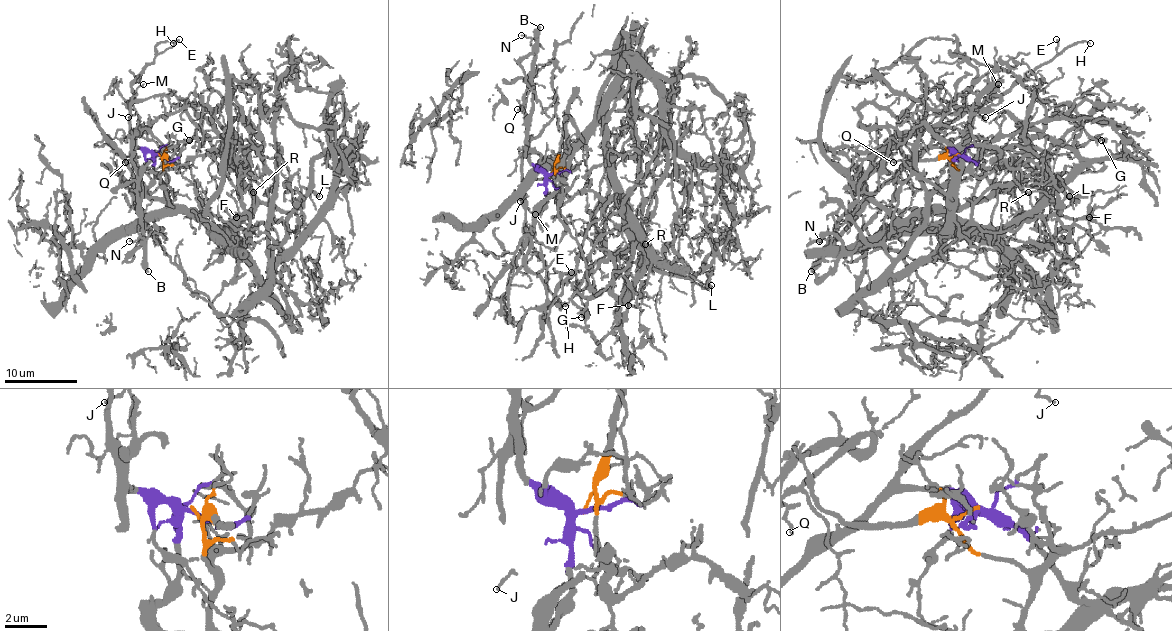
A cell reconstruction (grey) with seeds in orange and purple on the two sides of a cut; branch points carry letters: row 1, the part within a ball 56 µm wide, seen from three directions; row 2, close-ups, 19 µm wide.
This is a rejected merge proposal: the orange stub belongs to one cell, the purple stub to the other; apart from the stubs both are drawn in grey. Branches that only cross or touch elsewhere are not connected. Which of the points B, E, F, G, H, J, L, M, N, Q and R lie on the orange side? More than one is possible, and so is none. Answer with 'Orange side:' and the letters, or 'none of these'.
Orange side: F, G, L, R

